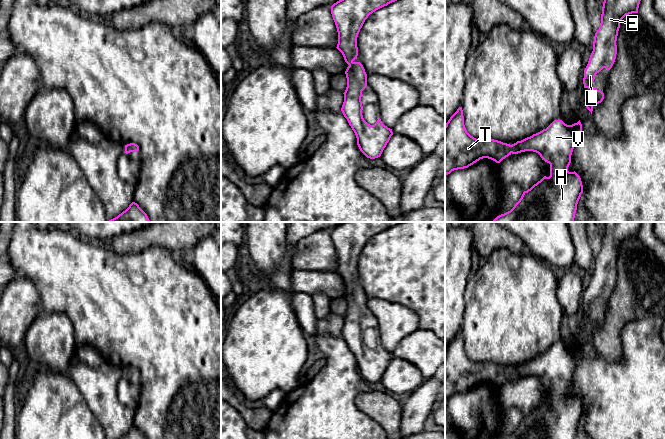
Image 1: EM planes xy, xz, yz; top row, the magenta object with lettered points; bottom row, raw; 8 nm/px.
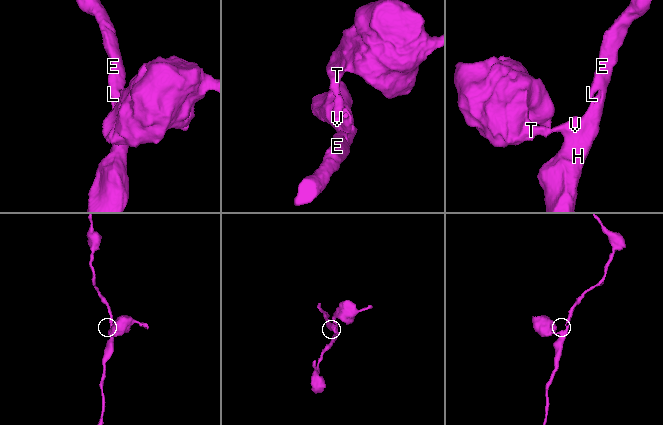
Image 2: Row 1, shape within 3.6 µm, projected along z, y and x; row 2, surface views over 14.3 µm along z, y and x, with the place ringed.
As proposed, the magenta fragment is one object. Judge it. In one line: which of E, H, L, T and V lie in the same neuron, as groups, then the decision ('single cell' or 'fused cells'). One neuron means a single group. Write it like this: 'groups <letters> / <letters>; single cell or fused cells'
groups E H L T V; single cell

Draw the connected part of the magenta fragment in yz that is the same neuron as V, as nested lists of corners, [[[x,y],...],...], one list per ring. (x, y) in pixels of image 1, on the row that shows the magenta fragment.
[[[459,107],[445,125],[445,174],[468,168],[483,158],[500,163],[511,154],[536,152],[542,160],[550,164],[550,176],[544,176],[524,191],[510,211],[497,216],[492,222],[574,222],[583,185],[580,176],[575,171],[569,172],[568,167],[573,149],[577,145],[577,138],[582,133],[580,120],[572,125],[567,125],[562,120],[554,120],[546,129],[512,145],[494,139],[476,139],[467,132],[463,110]]]

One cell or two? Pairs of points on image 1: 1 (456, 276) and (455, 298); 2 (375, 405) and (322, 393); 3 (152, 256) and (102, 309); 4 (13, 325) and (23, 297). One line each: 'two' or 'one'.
1: one
2: two
3: one
4: one

